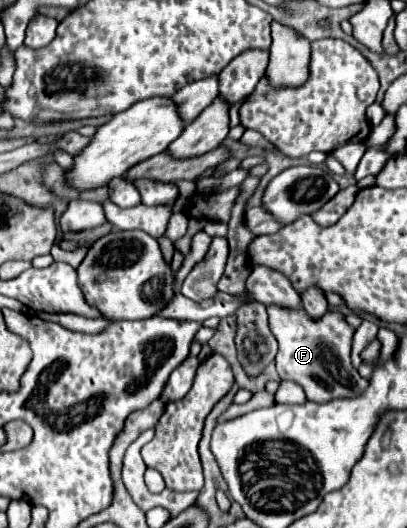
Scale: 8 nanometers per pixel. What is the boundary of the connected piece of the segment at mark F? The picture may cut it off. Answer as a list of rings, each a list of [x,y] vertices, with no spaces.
[[[278,306],[268,308],[270,330],[276,336],[280,348],[276,354],[276,370],[282,380],[298,382],[306,398],[312,402],[332,400],[338,396],[360,396],[368,388],[368,380],[358,374],[350,362],[352,326],[346,324],[340,312],[326,312],[320,320],[312,320],[302,310],[282,310]]]

